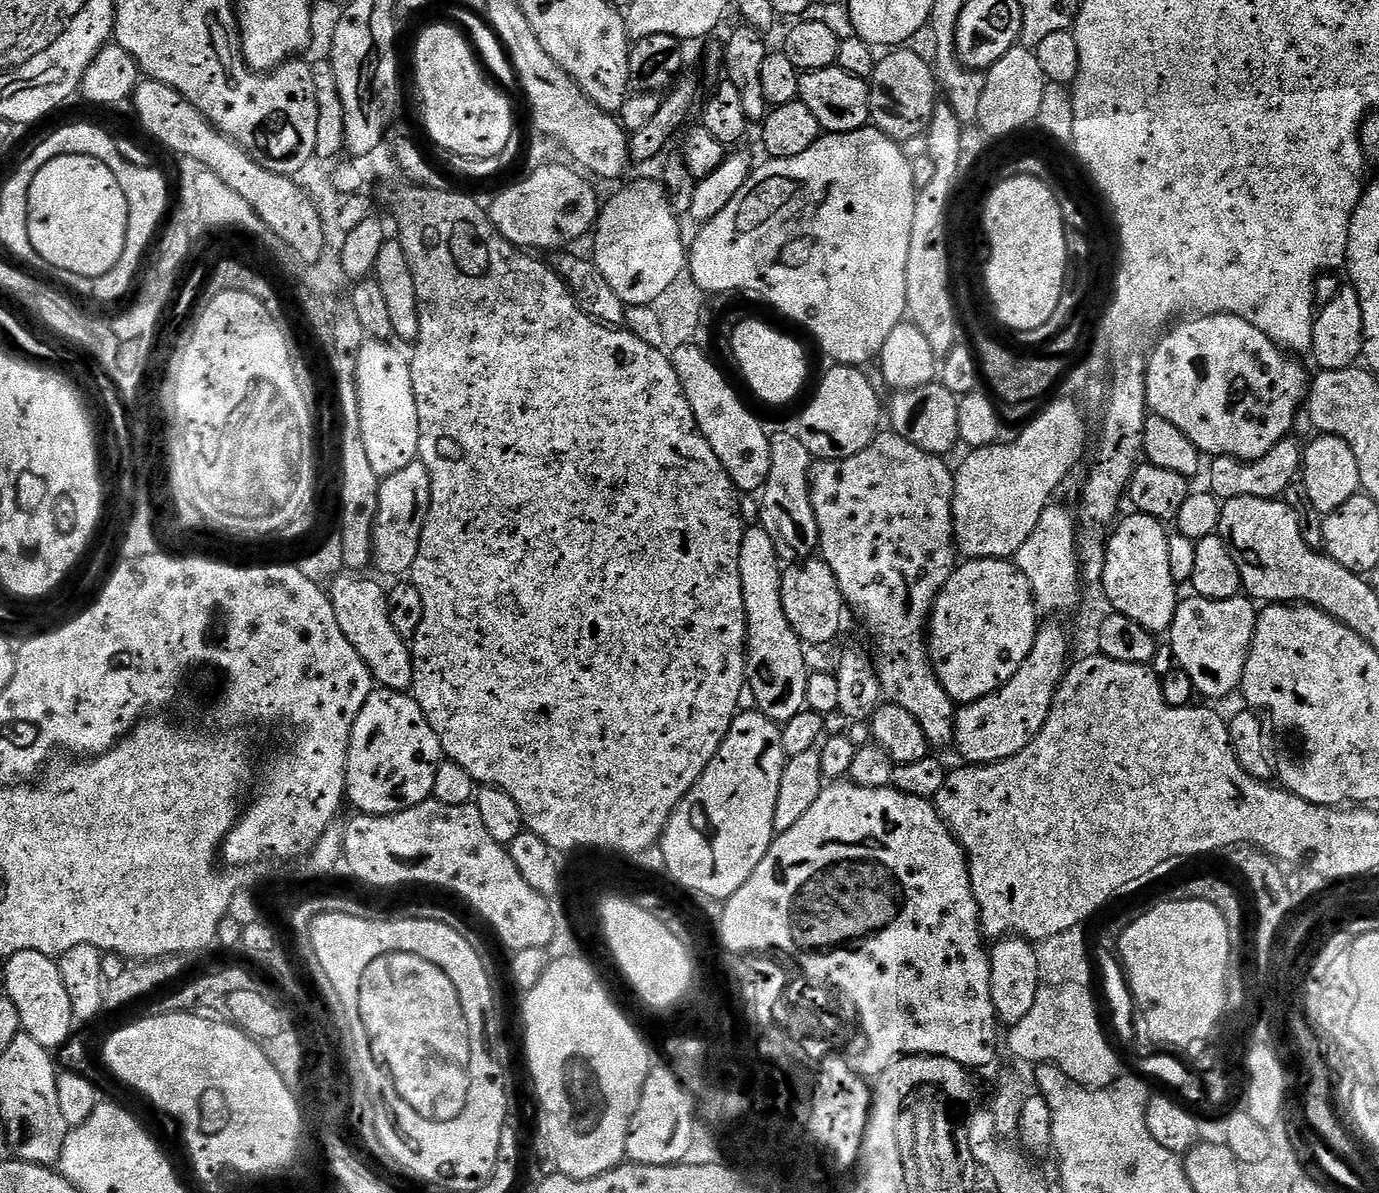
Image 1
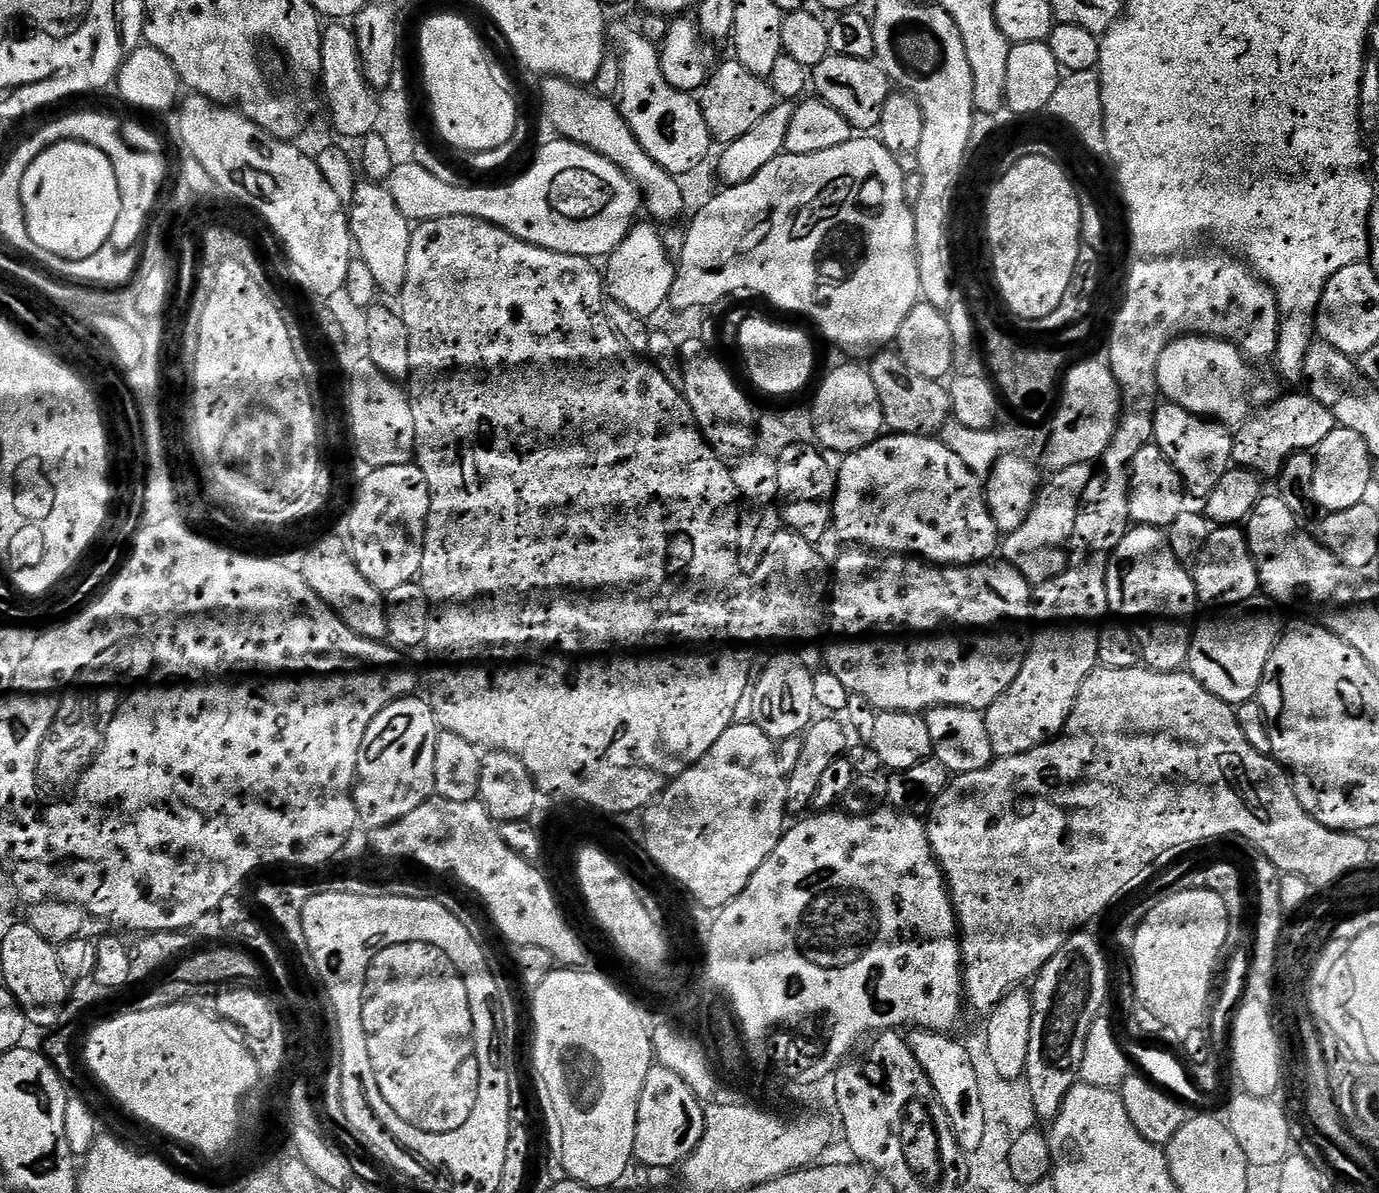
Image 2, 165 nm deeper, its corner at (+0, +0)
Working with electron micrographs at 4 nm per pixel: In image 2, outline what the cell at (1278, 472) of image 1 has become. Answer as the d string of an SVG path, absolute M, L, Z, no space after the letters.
M1300 392L1293 396L1281 395L1235 429L1232 438L1232 463L1235 467L1255 472L1261 478L1279 477L1282 466L1295 452L1312 452L1320 445L1322 438L1326 438L1326 434L1338 427L1331 409Z

